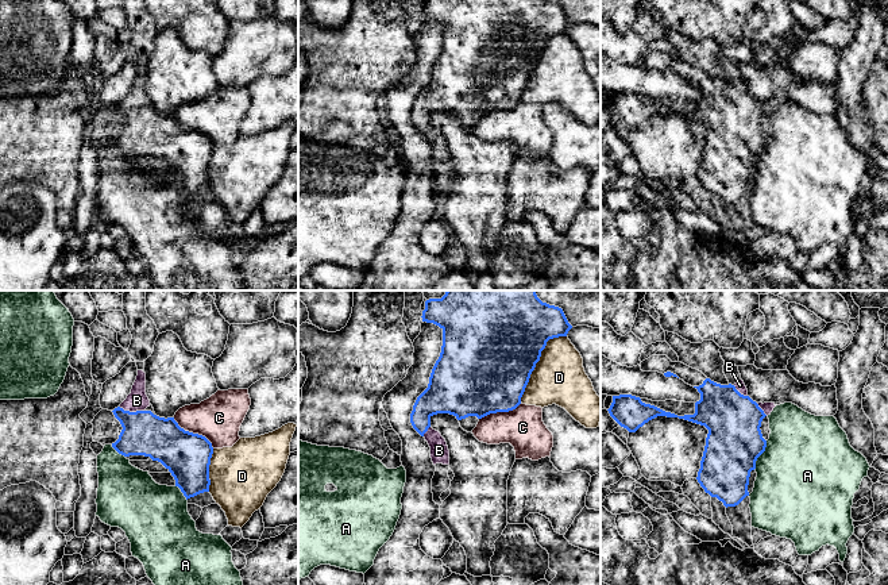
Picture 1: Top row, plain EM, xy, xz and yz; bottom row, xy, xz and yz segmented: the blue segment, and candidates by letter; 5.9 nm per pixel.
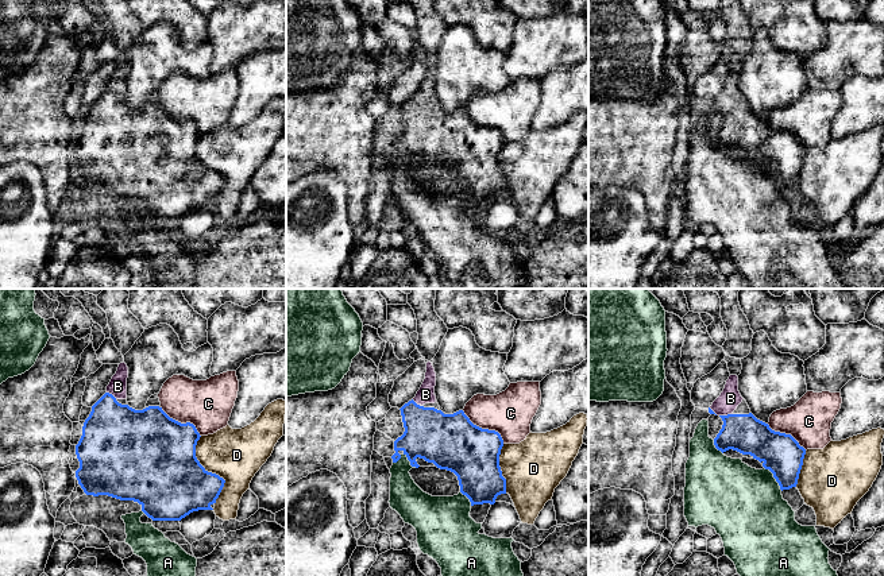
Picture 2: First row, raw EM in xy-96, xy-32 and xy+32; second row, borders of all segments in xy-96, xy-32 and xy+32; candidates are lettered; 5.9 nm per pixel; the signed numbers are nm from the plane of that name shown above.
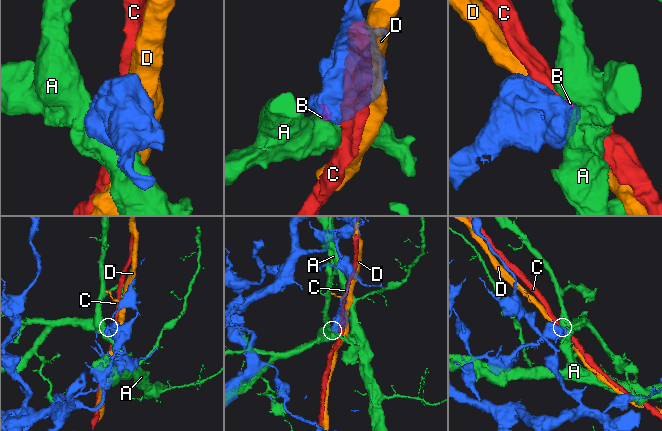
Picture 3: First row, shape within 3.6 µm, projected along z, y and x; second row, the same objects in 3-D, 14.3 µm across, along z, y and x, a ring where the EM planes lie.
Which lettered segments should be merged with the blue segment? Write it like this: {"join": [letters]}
{"join": ["B"]}

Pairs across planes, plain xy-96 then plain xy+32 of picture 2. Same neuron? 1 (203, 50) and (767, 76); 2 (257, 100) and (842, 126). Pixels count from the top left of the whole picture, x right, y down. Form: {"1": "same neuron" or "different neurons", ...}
{"1": "same neuron", "2": "same neuron"}

